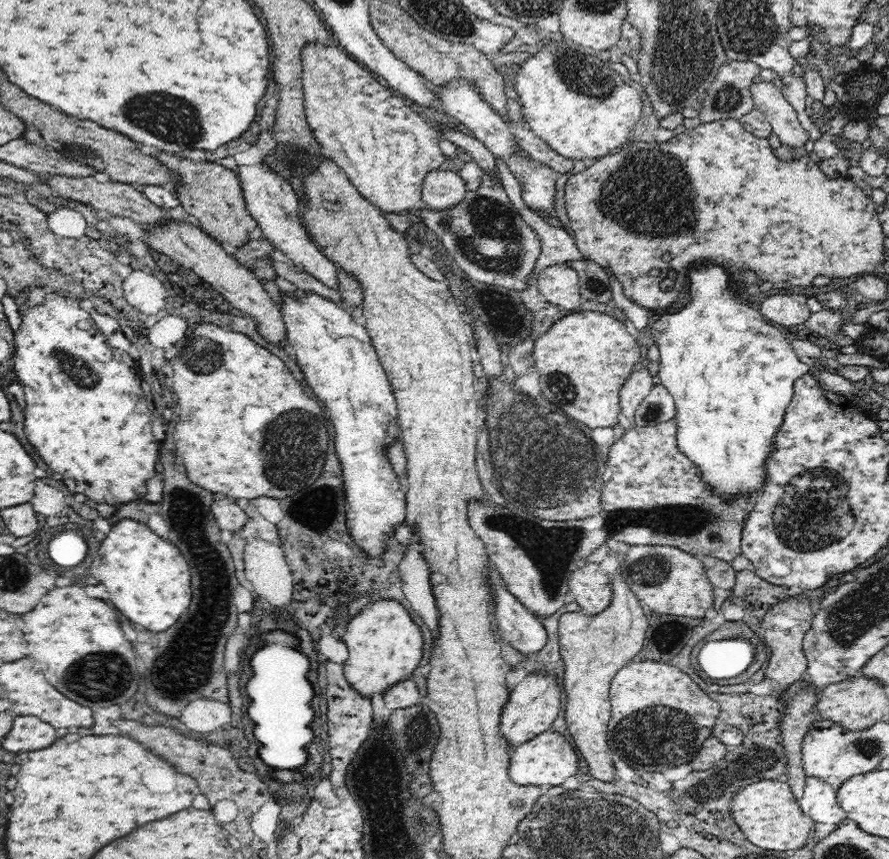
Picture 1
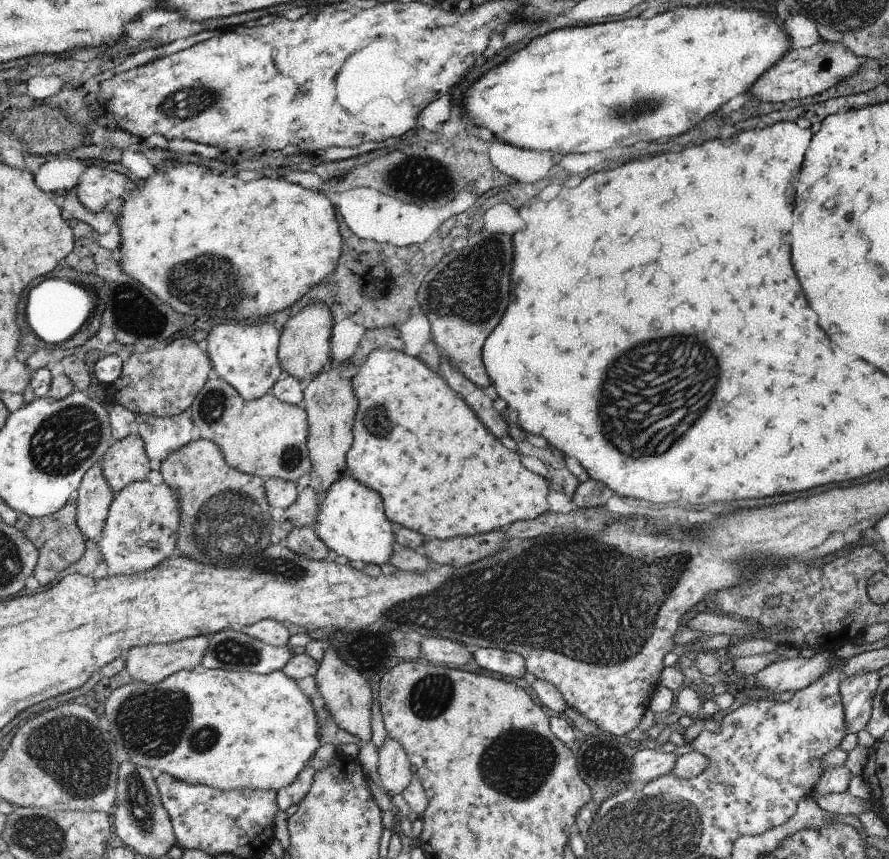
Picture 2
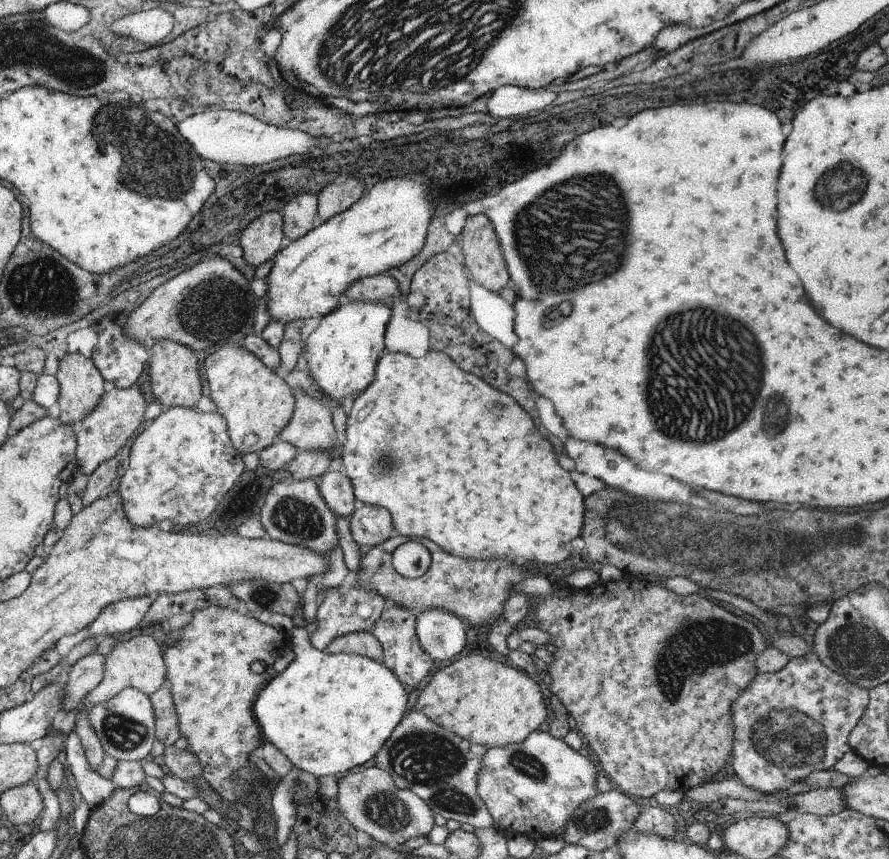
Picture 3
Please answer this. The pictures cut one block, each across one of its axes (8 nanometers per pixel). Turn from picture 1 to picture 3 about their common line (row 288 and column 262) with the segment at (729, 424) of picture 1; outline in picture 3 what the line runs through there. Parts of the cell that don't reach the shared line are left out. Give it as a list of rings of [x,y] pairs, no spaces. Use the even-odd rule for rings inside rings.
[[[295,628],[291,630],[291,640],[293,640],[293,654],[295,658],[291,660],[291,664],[275,674],[265,686],[263,690],[259,690],[255,702],[253,702],[253,718],[257,722],[257,728],[261,732],[263,738],[267,738],[267,744],[273,744],[291,764],[293,768],[297,768],[299,772],[307,772],[311,774],[313,778],[327,778],[327,776],[335,776],[335,774],[341,774],[341,772],[347,772],[351,770],[353,766],[361,766],[365,764],[369,758],[375,758],[377,752],[381,750],[381,746],[387,742],[387,738],[391,736],[391,732],[395,730],[395,726],[401,722],[401,718],[405,716],[405,704],[407,704],[407,692],[401,688],[401,678],[395,676],[383,662],[373,662],[369,658],[363,658],[363,656],[357,656],[357,654],[327,654],[325,650],[317,650],[313,644],[311,644],[311,638],[305,636],[305,630],[303,628]]]

